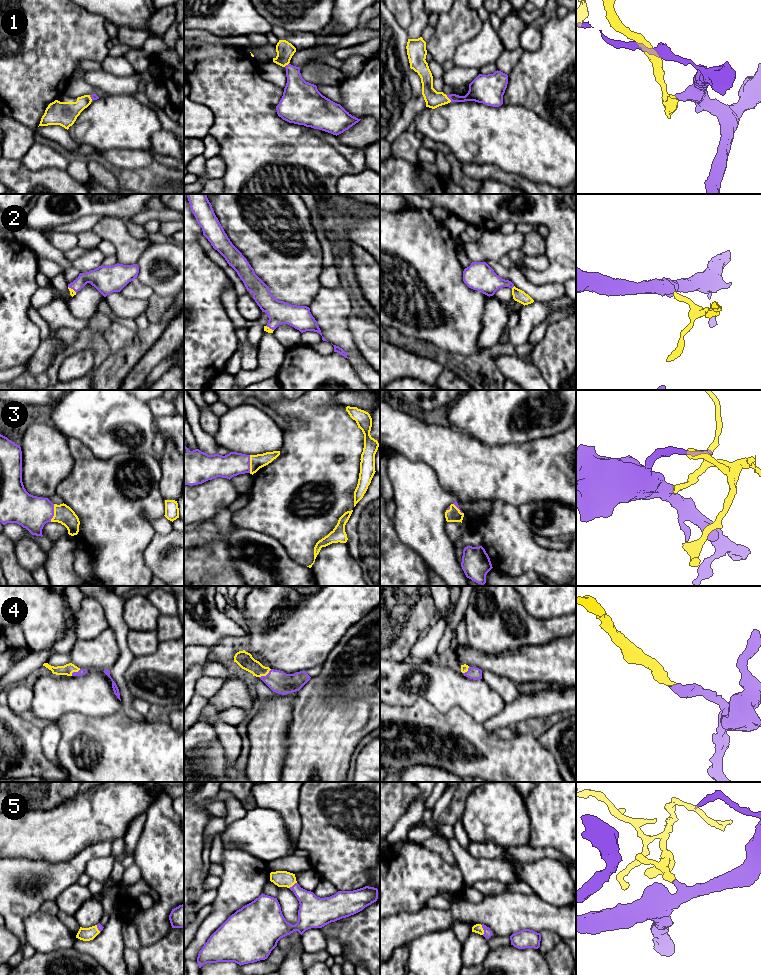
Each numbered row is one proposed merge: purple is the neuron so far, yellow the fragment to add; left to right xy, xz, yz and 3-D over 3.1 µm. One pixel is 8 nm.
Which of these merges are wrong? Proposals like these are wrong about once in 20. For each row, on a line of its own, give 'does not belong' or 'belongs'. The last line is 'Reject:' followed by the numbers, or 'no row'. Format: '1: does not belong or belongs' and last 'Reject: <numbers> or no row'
1: belongs
2: belongs
3: belongs
4: belongs
5: belongs
Reject: no row

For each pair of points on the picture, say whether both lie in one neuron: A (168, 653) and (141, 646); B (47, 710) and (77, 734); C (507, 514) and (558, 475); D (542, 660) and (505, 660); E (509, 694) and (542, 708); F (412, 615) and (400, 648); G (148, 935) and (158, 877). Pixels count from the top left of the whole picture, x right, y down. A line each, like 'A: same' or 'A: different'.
A: different
B: different
C: different
D: same
E: different
F: same
G: same

